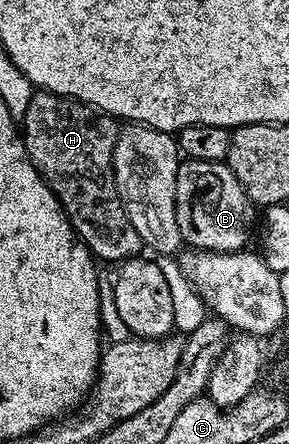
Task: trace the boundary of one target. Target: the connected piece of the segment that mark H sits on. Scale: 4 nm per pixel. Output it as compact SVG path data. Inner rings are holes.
M35 92L32 104L28 104L26 117L21 119L20 130L26 143L26 155L30 163L42 173L42 179L50 185L52 192L60 200L62 209L74 225L74 233L90 249L95 259L113 264L127 262L130 258L139 257L144 247L132 220L128 220L126 210L118 195L114 183L114 145L118 139L120 126L108 114L103 114L72 98L61 98L58 94Z

